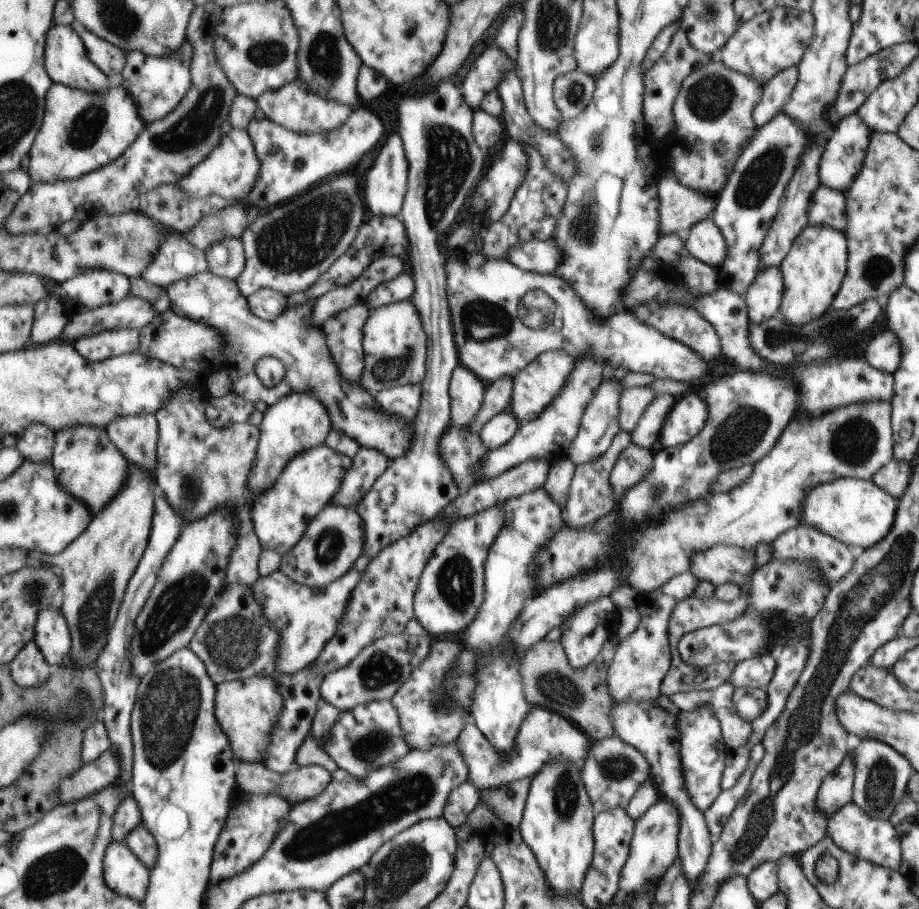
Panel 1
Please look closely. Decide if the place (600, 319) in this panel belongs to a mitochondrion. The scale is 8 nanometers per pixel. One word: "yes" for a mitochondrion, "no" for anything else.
no

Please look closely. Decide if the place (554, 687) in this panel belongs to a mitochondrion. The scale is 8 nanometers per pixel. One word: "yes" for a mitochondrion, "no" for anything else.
yes

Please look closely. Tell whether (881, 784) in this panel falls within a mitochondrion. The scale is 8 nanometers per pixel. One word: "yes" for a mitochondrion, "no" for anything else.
yes

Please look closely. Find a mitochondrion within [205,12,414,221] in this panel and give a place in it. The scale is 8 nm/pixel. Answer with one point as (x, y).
(324, 58)

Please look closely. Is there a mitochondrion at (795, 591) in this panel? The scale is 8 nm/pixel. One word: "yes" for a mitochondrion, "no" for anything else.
yes

